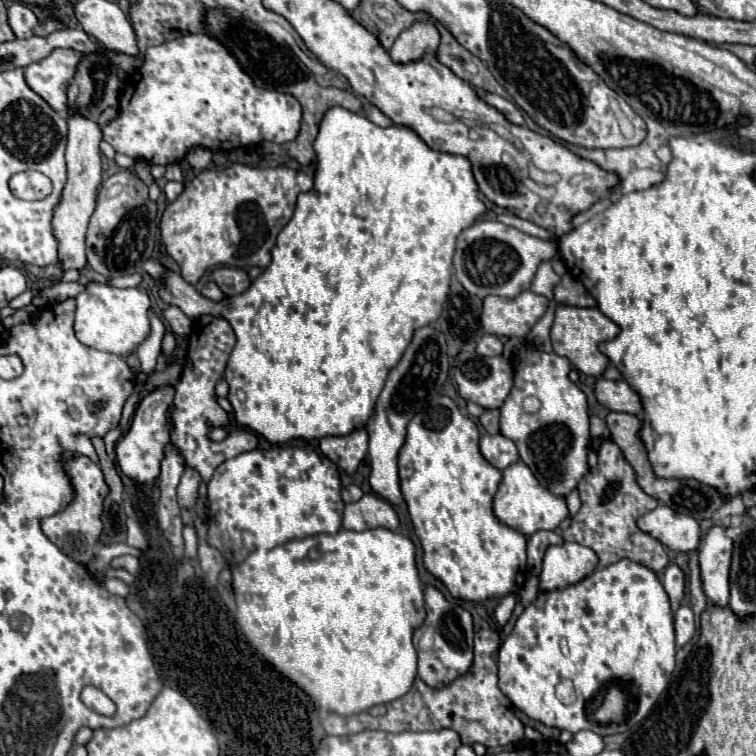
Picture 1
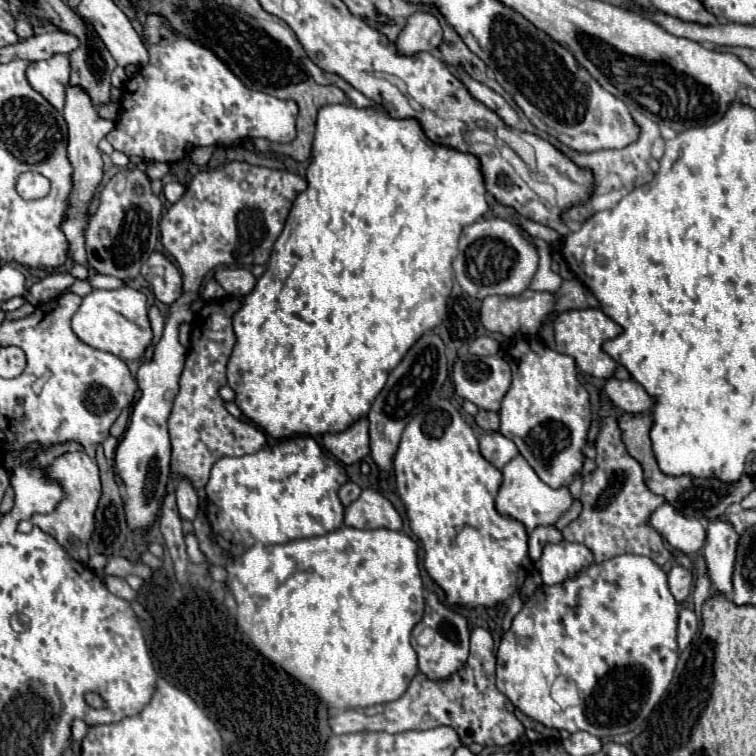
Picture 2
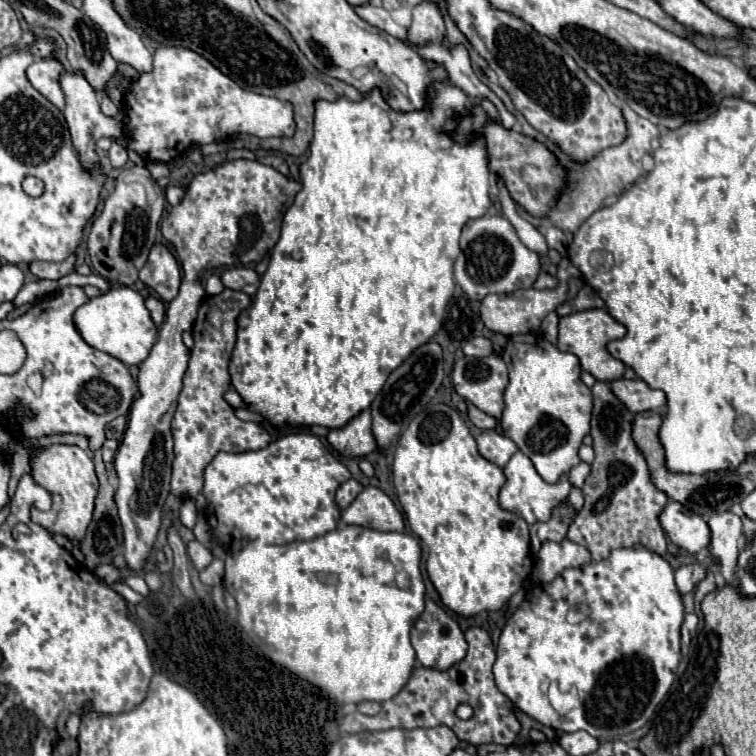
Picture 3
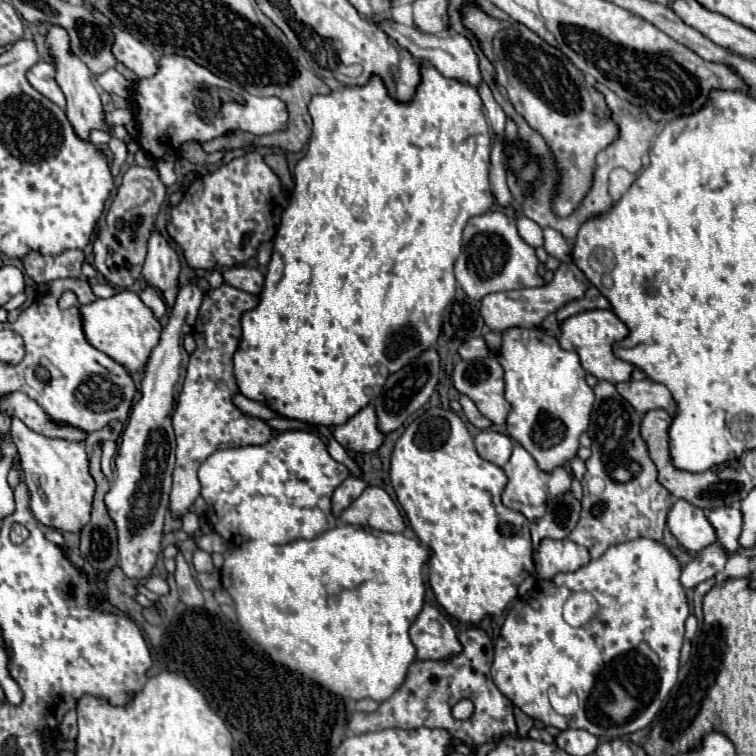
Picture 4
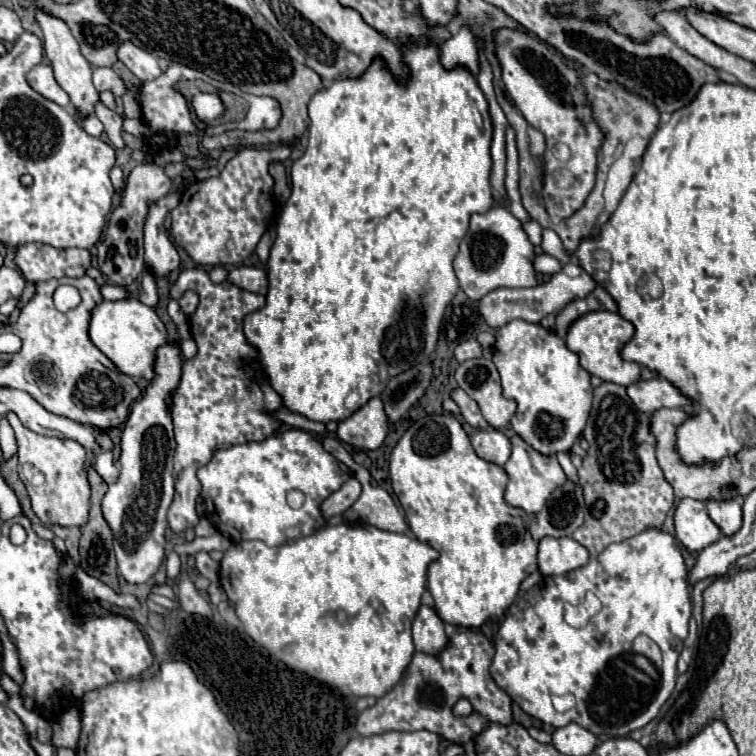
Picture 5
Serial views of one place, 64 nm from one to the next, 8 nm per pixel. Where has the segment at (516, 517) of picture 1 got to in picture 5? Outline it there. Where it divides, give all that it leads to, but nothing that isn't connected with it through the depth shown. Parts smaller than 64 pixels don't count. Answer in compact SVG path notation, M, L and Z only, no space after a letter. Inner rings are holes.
M516 434L510 436L510 442L512 442L512 456L504 464L504 470L510 476L510 482L506 486L506 502L510 506L518 506L518 508L526 510L528 514L536 514L544 506L544 502L548 500L548 494L552 494L552 490L556 486L560 486L560 482L564 482L566 474L560 468L556 456L540 454L538 450L534 450L528 442L524 442Z

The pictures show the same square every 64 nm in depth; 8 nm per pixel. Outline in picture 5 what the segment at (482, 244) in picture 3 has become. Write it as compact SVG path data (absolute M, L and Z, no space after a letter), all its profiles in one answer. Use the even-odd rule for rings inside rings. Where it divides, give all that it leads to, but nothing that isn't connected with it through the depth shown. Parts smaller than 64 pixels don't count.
M492 206L484 214L472 214L470 228L460 242L454 270L460 280L460 288L470 300L480 300L484 294L496 288L524 288L536 286L536 272L532 266L534 246L522 228L522 222L512 216L506 206Z

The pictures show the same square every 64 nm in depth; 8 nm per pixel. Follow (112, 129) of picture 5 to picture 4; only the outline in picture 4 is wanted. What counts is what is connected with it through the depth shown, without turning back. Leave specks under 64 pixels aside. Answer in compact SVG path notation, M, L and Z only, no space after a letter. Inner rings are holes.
M112 110L112 112L104 112L104 120L108 126L128 124L132 120L132 114L128 110ZM112 136L110 142L108 142L108 148L110 148L112 158L114 158L114 160L112 160L112 174L118 176L120 166L122 166L124 160L126 160L126 144L124 144L122 140L118 140L116 136Z

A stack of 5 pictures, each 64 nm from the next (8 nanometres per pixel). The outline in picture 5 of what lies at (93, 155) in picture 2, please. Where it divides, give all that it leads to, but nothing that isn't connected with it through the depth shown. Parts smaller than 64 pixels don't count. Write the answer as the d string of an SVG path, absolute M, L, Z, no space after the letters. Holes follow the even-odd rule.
M36 8L36 22L44 32L44 50L46 50L46 56L50 58L50 62L52 62L56 82L68 92L68 96L72 100L72 106L76 108L78 114L92 114L94 104L98 102L98 92L92 84L92 68L90 68L90 62L82 56L80 46L78 46L76 38L72 36L68 24L62 18L46 14L40 8Z

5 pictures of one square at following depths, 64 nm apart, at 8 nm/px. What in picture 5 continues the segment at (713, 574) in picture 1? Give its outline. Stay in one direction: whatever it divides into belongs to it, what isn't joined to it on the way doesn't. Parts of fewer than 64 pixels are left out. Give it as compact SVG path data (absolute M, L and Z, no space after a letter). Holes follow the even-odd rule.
M706 500L710 518L720 526L724 536L732 536L742 526L742 506L738 500Z

